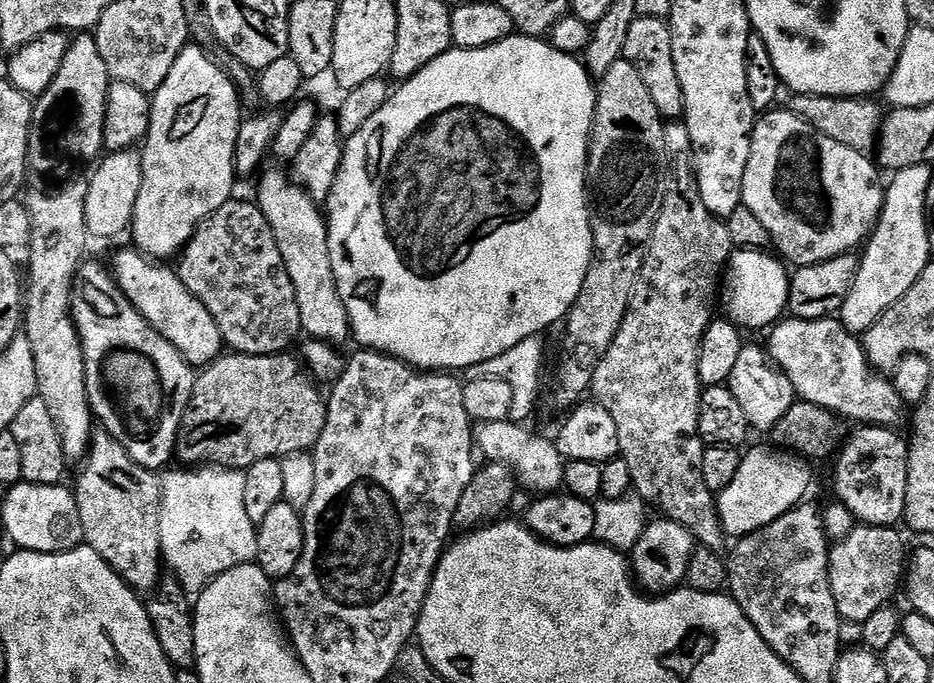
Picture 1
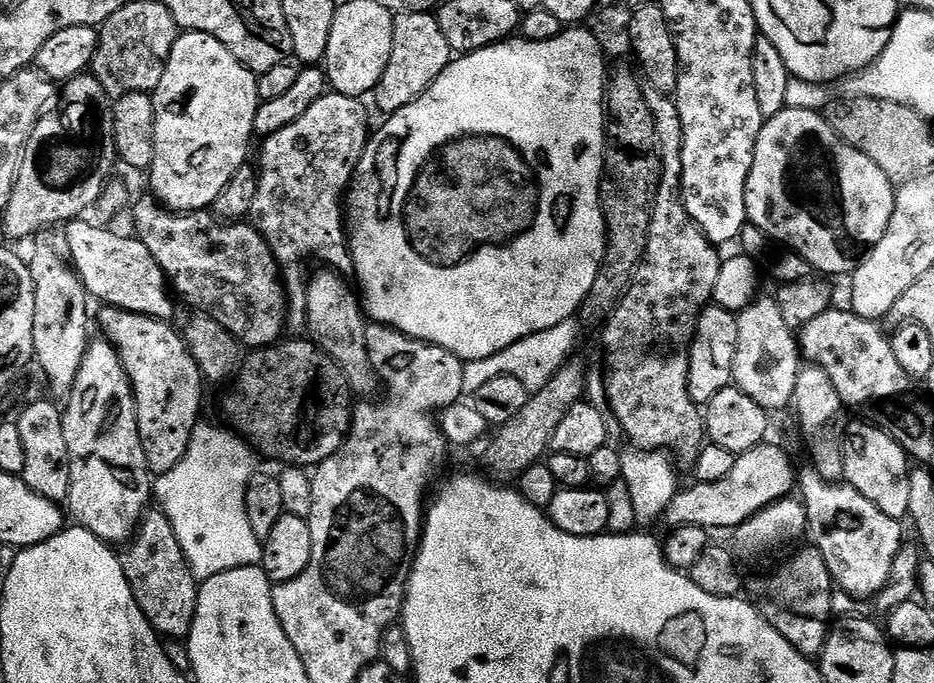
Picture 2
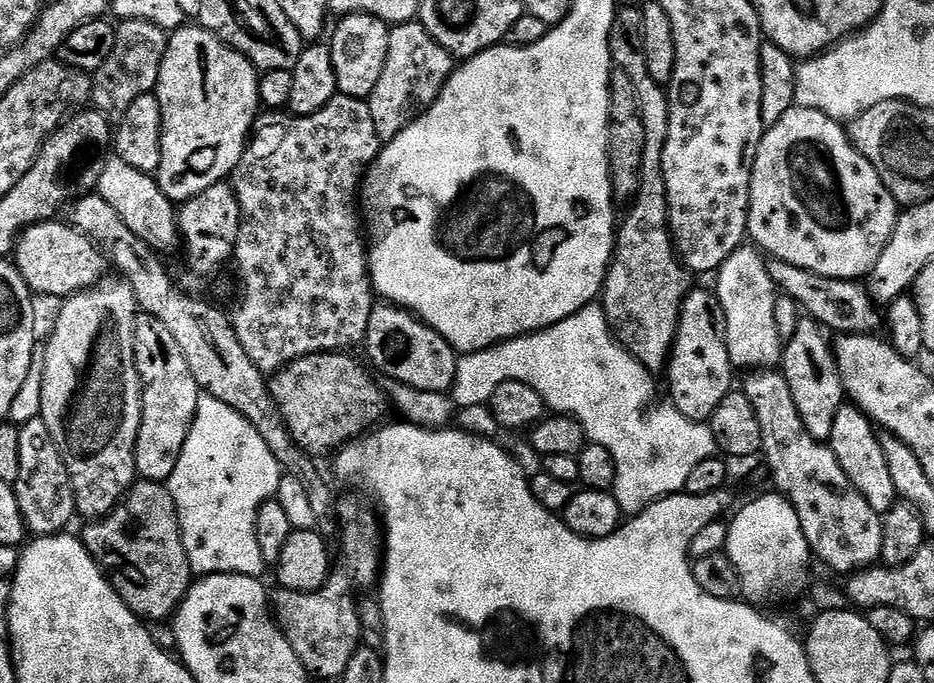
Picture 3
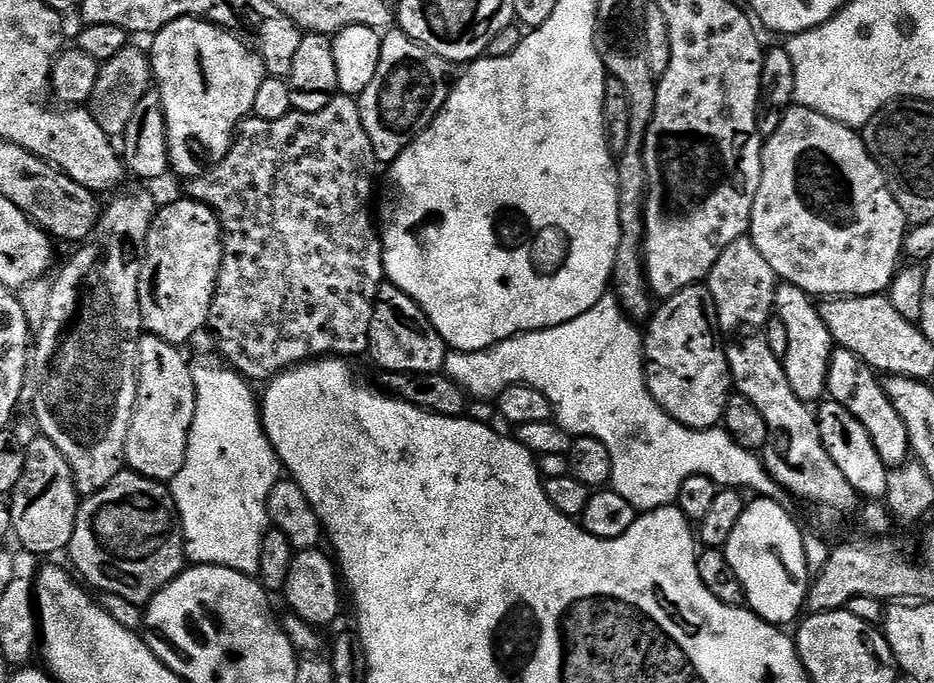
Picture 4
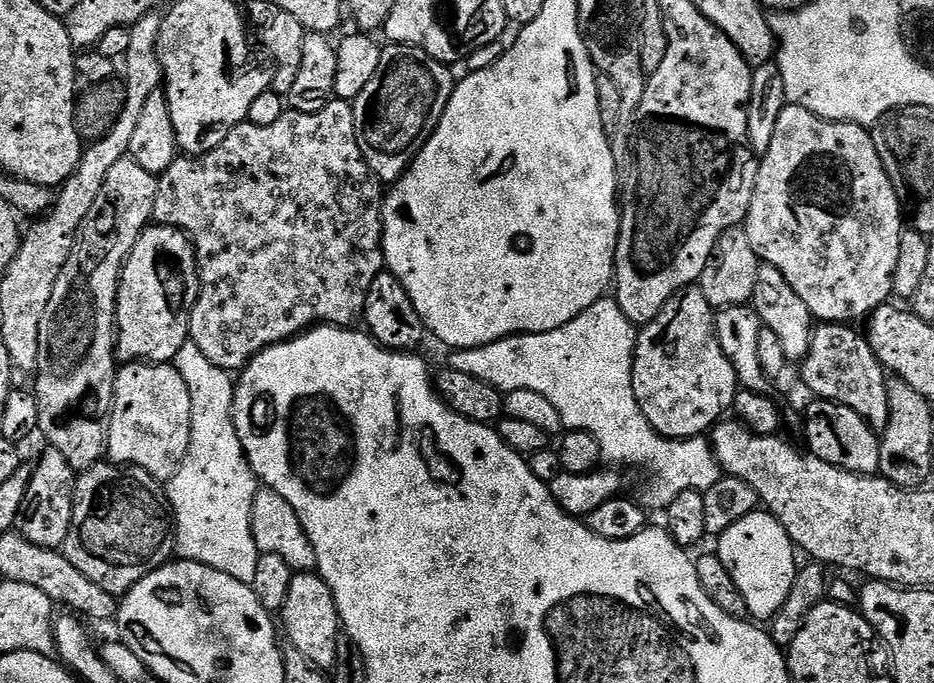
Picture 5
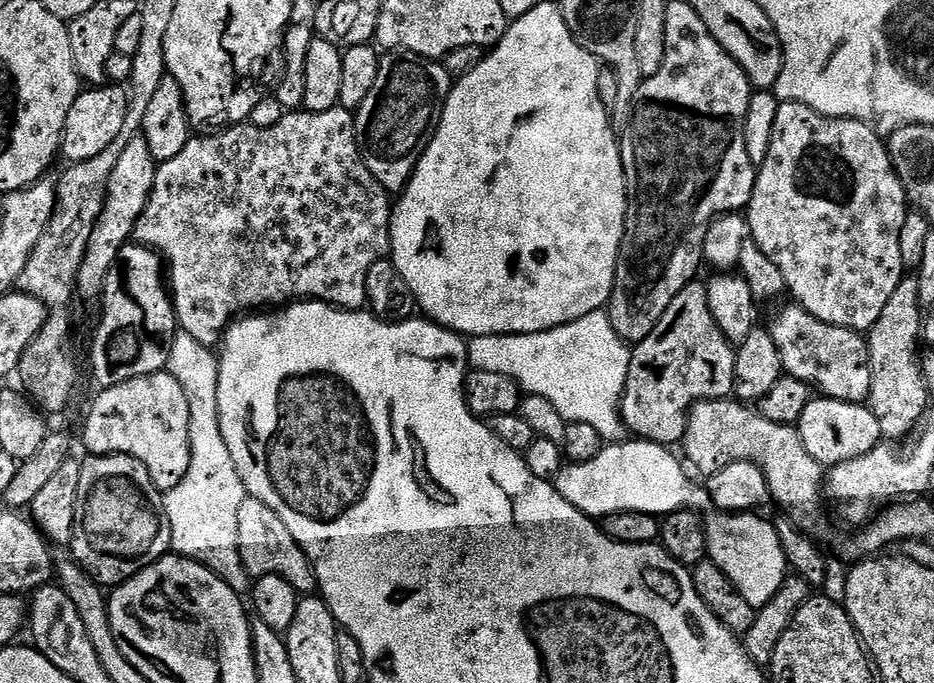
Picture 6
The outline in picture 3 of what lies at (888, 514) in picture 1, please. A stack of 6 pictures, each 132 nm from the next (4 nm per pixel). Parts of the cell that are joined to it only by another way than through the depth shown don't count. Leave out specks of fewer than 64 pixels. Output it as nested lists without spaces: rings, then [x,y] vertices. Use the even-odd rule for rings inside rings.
[[[845,406],[838,410],[834,418],[834,430],[830,441],[832,452],[838,458],[846,478],[860,491],[862,498],[870,502],[875,512],[881,514],[898,503],[894,490],[894,482],[890,478],[890,470],[886,466],[886,454],[882,454],[882,446],[877,429],[871,420],[855,406]]]

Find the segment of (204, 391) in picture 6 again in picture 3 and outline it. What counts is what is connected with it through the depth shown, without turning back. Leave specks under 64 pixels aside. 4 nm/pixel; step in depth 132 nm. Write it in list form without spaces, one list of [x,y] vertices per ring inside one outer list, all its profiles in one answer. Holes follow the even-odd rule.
[[[207,394],[200,395],[196,417],[186,438],[186,446],[182,446],[178,466],[174,466],[174,474],[170,474],[166,482],[178,510],[186,558],[197,577],[263,577],[266,565],[256,537],[256,519],[260,507],[275,497],[281,475],[278,459],[274,458],[258,430],[254,430],[242,414],[231,409],[226,402],[218,402],[218,398]]]

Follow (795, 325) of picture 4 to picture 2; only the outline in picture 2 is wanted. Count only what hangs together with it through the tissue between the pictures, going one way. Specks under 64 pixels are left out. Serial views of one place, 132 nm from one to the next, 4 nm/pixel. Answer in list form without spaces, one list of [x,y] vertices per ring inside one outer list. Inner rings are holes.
[[[804,366],[799,369],[795,383],[794,396],[790,405],[791,411],[796,411],[796,424],[800,427],[800,436],[808,447],[810,467],[816,471],[826,482],[840,482],[844,480],[844,437],[848,434],[850,413],[844,407],[838,390],[830,382],[830,376],[821,368]]]

